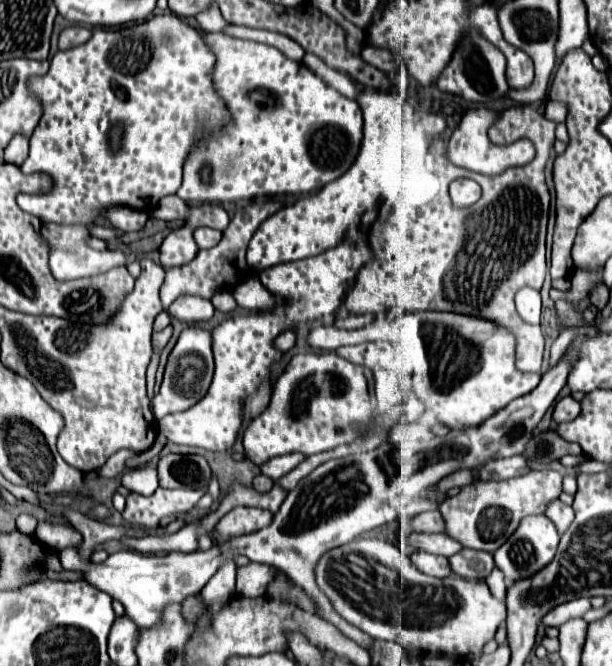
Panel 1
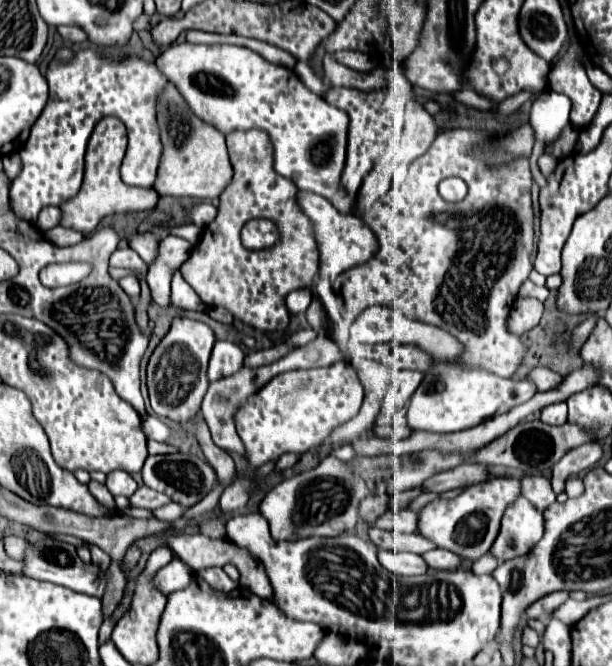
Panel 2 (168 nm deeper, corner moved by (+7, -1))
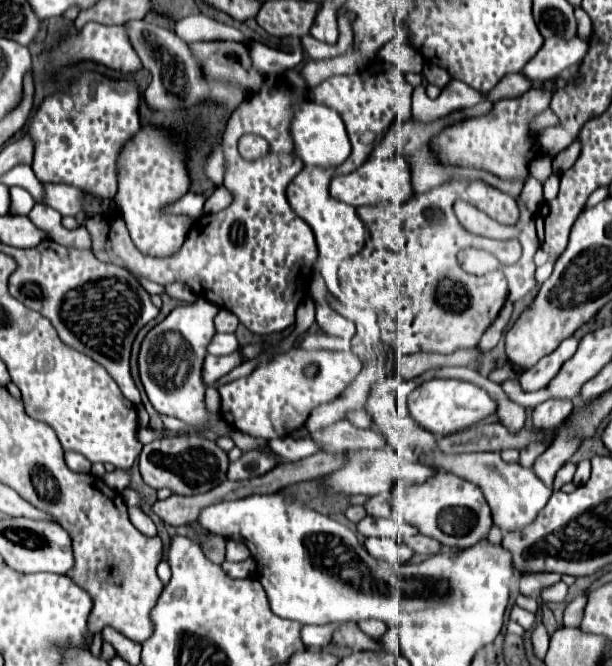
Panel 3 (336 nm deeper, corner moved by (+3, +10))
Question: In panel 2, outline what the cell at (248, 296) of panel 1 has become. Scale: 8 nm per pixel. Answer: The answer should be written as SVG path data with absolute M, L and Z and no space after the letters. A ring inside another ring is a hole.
M297 289L297 291L291 291L291 293L287 295L285 305L287 305L287 309L289 309L293 315L297 315L297 313L305 313L305 311L307 311L311 299L313 299L313 295L311 295L309 289Z

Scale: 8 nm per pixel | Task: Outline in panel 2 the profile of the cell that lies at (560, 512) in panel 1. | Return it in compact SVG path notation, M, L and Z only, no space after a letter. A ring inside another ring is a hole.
M529 475L521 479L521 493L539 509L545 511L555 501L555 493L551 489L551 483L543 475Z

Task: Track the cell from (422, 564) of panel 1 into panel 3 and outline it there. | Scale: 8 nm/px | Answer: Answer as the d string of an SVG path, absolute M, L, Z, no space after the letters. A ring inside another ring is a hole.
M367 538L365 546L377 560L387 560L391 564L405 564L415 554L409 546L391 538Z

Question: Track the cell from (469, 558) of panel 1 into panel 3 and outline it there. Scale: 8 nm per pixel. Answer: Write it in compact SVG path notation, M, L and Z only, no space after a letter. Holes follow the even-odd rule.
M415 534L415 536L411 536L409 540L405 540L405 544L409 544L409 548L413 548L417 554L425 554L425 556L437 554L437 552L441 550L439 540L429 538L429 536L423 536L423 534Z

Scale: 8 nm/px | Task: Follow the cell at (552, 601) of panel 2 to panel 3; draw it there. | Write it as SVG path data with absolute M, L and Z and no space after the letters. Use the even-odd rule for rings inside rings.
M527 574L527 576L521 576L521 594L525 596L531 596L531 598L539 598L539 594L557 584L561 580L561 574Z

